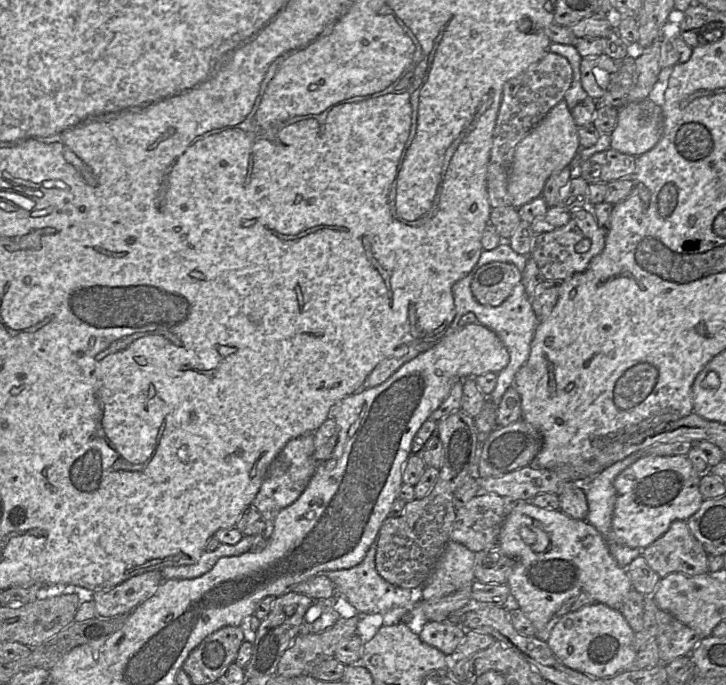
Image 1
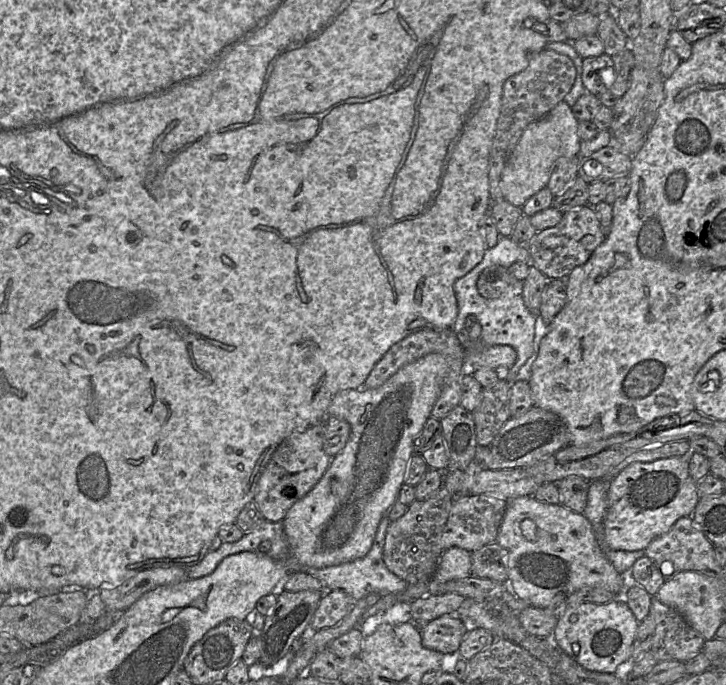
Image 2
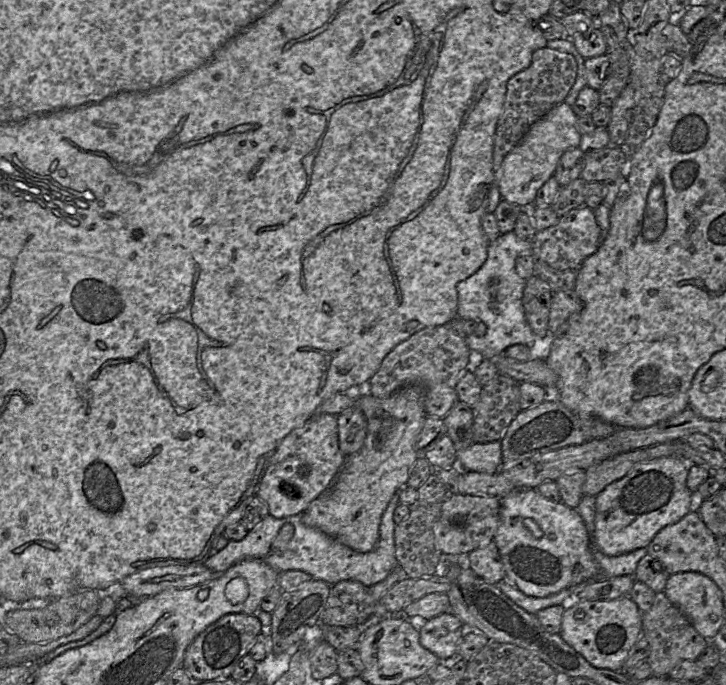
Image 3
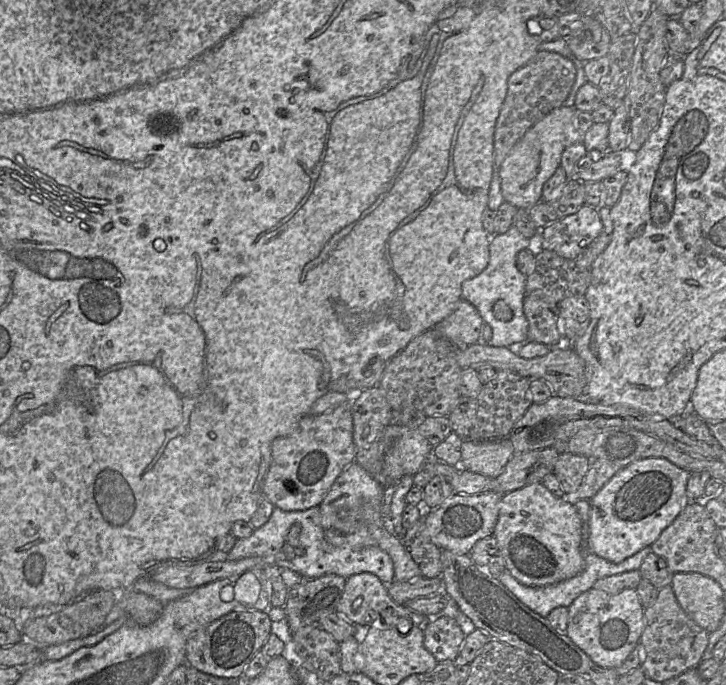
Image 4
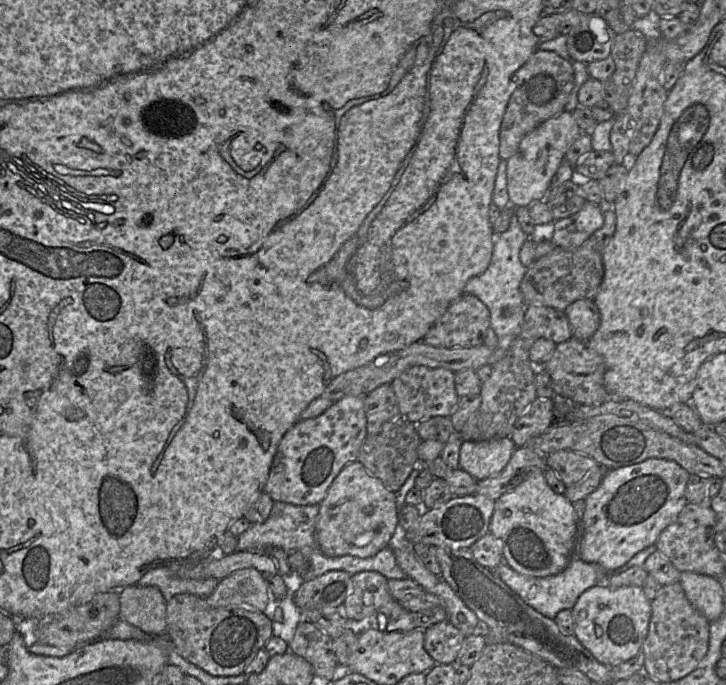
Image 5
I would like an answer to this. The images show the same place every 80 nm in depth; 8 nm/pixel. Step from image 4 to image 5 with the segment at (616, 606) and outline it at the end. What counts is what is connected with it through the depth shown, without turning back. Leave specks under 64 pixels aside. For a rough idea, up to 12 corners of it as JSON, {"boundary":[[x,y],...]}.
{"boundary":[[641,586],[586,589],[574,636],[608,667],[635,656],[651,601]]}

